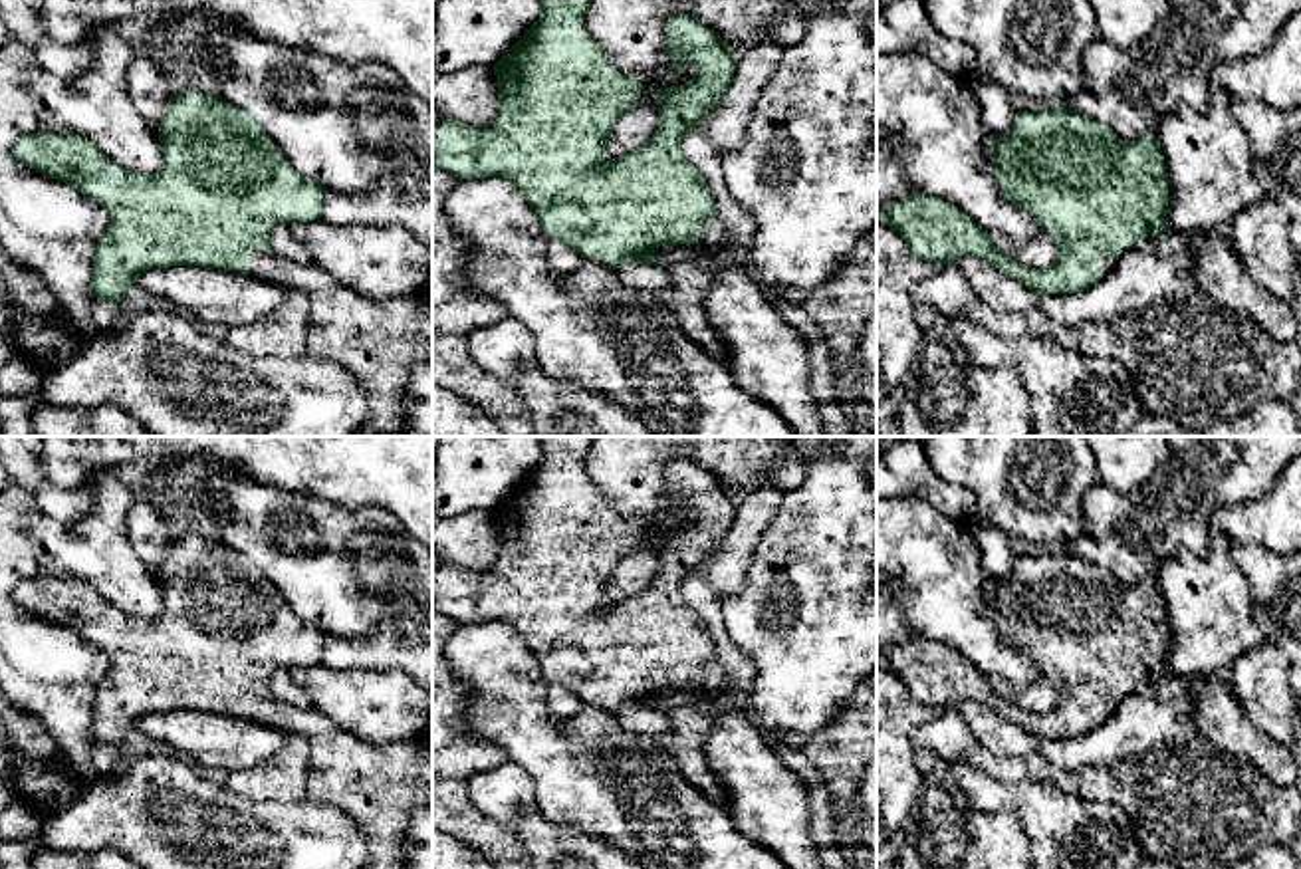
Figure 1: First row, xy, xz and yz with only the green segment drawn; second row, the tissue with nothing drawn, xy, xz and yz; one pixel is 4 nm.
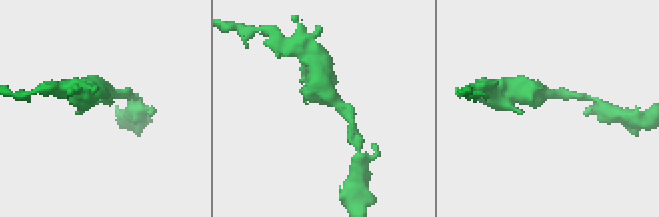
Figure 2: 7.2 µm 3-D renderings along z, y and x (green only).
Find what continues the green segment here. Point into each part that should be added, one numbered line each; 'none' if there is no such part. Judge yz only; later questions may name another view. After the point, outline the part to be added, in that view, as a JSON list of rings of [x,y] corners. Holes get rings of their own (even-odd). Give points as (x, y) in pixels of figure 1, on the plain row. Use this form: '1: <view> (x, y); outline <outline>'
1: yz (1107, 707); outline [[[1123,688],[1117,690],[1115,700],[1111,700],[1107,694],[1101,696],[1101,722],[1109,720],[1109,716],[1119,708],[1124,696],[1126,694]]]

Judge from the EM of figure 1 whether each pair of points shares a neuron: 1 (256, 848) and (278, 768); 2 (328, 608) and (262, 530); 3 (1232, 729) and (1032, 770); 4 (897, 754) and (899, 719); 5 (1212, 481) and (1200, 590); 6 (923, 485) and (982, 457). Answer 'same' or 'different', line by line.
1: different
2: same
3: different
4: same
5: different
6: different

